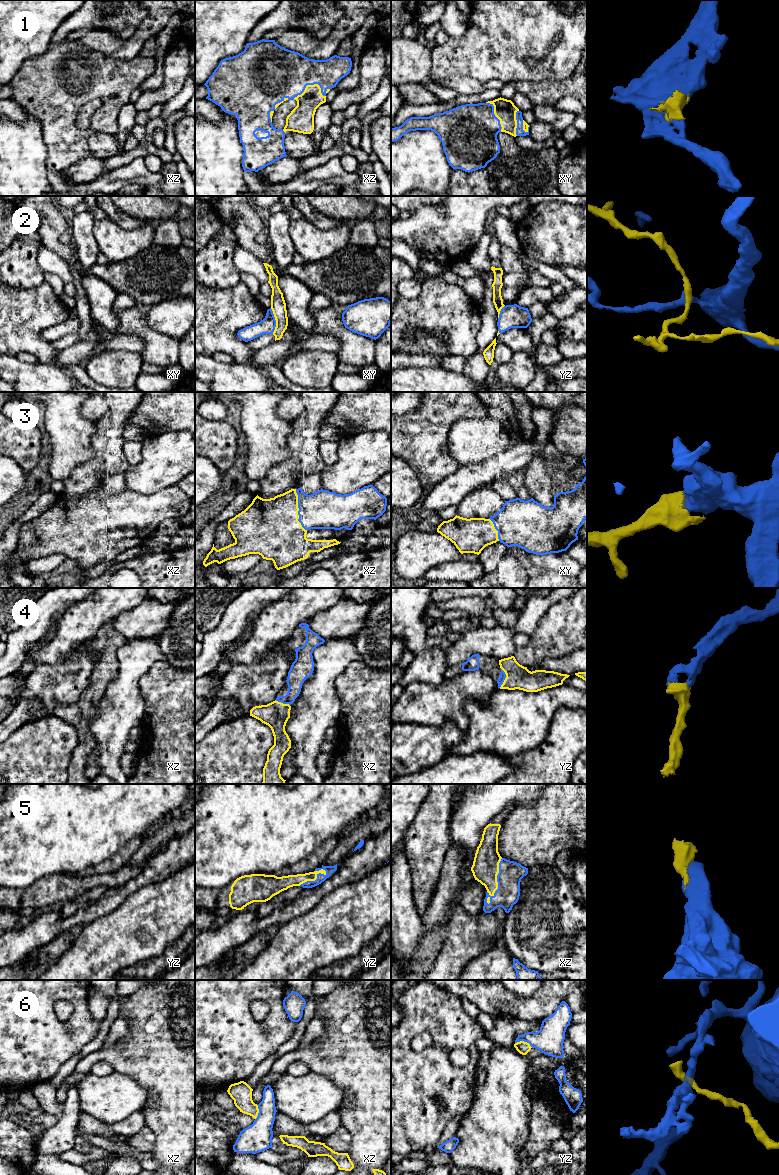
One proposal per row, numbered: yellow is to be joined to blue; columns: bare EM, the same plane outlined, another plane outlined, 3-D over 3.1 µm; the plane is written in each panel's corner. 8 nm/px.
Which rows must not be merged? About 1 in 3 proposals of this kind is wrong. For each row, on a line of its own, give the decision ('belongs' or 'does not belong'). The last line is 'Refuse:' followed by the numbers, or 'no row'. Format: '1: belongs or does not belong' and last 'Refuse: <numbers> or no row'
1: belongs
2: does not belong
3: belongs
4: belongs
5: belongs
6: does not belong
Refuse: 2, 6

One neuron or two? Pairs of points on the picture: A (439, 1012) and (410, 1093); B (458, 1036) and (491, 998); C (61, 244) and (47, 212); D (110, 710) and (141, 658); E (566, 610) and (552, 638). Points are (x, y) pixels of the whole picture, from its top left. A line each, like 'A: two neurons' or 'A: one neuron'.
A: one neuron
B: two neurons
C: one neuron
D: one neuron
E: one neuron

